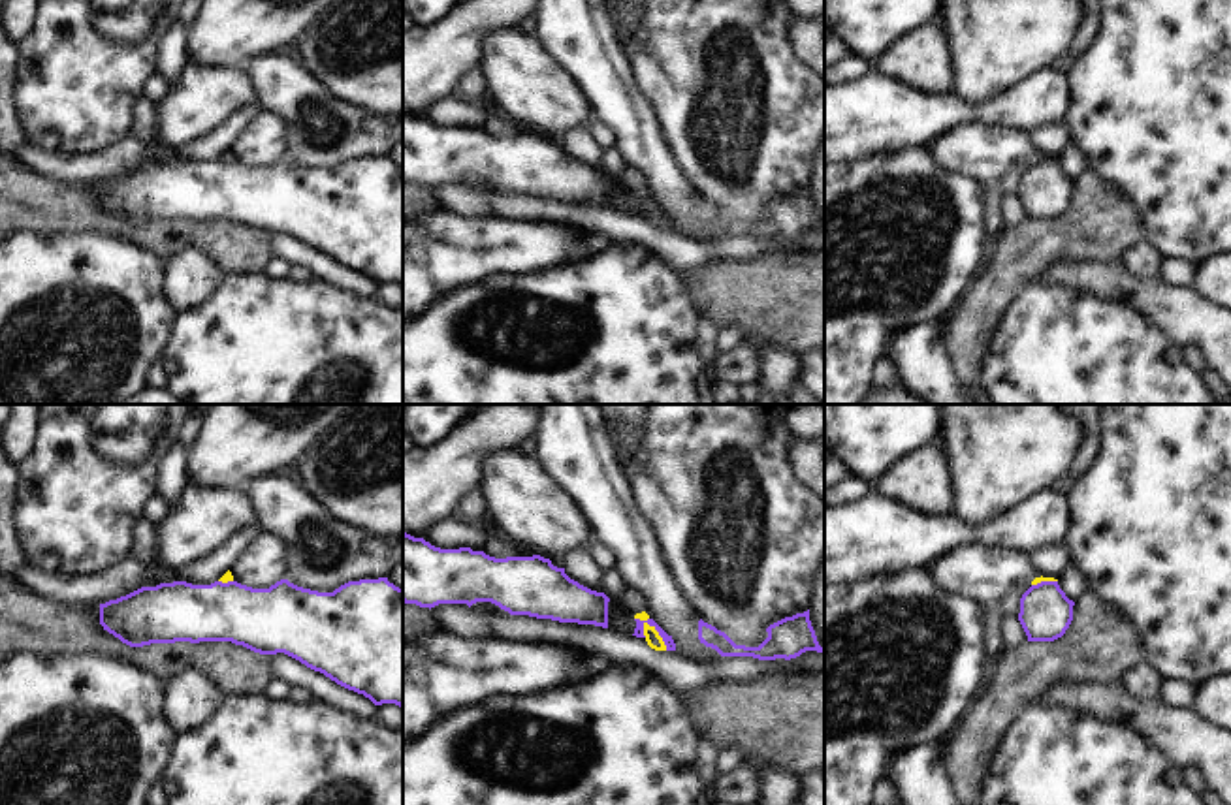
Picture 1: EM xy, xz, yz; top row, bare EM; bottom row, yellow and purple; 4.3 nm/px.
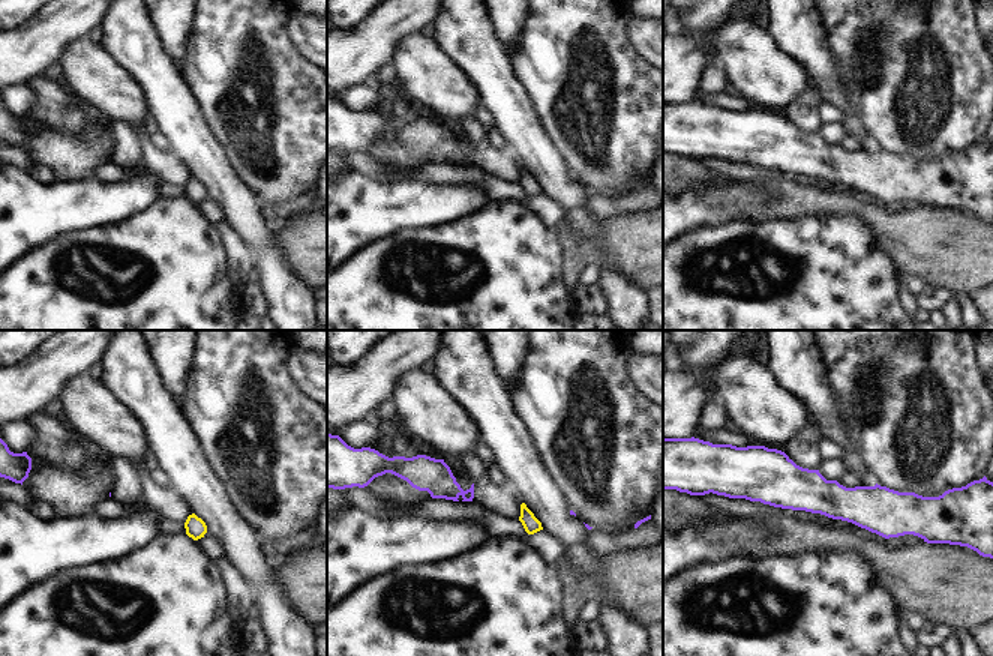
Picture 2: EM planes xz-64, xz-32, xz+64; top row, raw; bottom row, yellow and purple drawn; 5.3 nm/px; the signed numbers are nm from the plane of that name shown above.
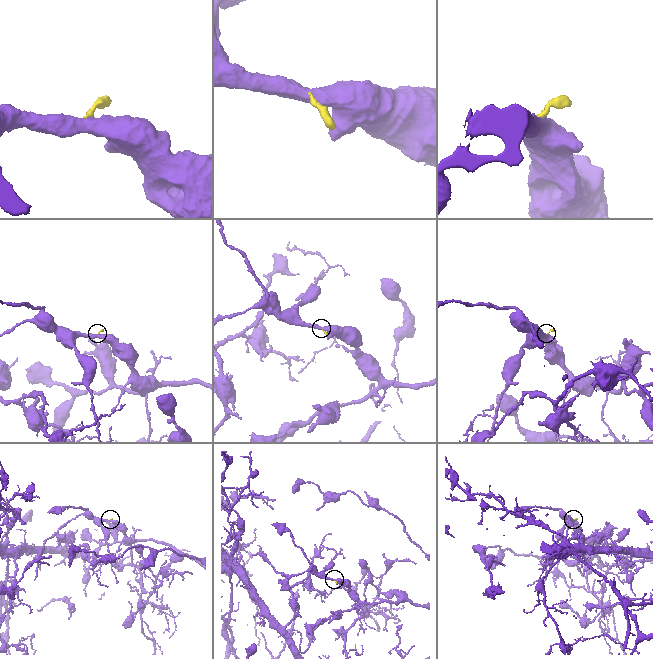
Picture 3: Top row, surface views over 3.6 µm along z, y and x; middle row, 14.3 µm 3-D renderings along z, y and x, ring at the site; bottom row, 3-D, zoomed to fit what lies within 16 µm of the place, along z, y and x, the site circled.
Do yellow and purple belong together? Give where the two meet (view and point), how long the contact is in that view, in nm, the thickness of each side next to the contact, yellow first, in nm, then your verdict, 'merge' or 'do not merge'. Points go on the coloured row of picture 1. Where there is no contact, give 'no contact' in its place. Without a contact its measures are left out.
xz (655, 631) | 200 nm | 70/50 nm | do not merge

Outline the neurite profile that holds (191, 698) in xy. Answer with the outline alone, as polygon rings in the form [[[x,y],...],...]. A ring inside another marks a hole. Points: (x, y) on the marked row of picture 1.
[[[184,670],[164,679],[162,715],[181,735],[203,724],[222,703],[222,690],[201,671]]]

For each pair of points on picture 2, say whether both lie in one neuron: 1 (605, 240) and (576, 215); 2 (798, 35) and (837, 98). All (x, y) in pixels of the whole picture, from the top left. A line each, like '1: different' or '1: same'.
1: different
2: same

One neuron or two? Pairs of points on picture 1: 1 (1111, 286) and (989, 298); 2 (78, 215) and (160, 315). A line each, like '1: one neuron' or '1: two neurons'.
1: two neurons
2: two neurons

